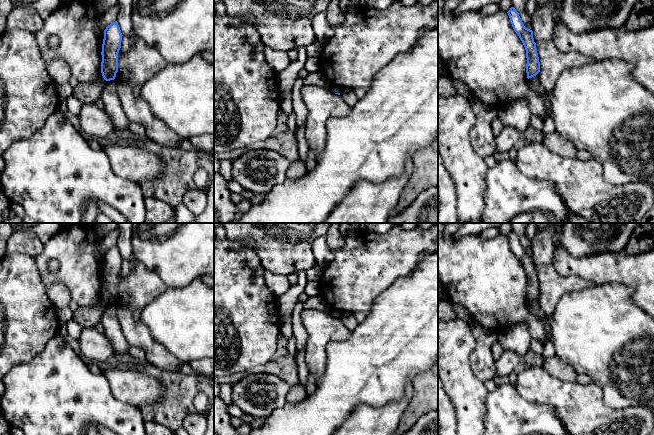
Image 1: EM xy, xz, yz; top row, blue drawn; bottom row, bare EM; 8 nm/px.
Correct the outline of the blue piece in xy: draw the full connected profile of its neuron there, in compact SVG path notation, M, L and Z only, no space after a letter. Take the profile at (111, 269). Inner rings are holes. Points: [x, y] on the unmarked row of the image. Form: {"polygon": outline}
{"polygon": "M117 245L108 249L104 254L101 297L106 305L114 304L118 296L118 277L121 272L122 260Z"}

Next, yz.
{"polygon": "M511 231L507 237L509 239L514 255L518 258L526 274L527 302L532 302L540 296L540 286L536 273L536 267L534 266L533 262L533 255L524 250L519 237L514 231Z"}

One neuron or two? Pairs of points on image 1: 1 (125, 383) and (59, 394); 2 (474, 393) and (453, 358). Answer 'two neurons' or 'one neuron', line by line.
1: two neurons
2: one neuron

